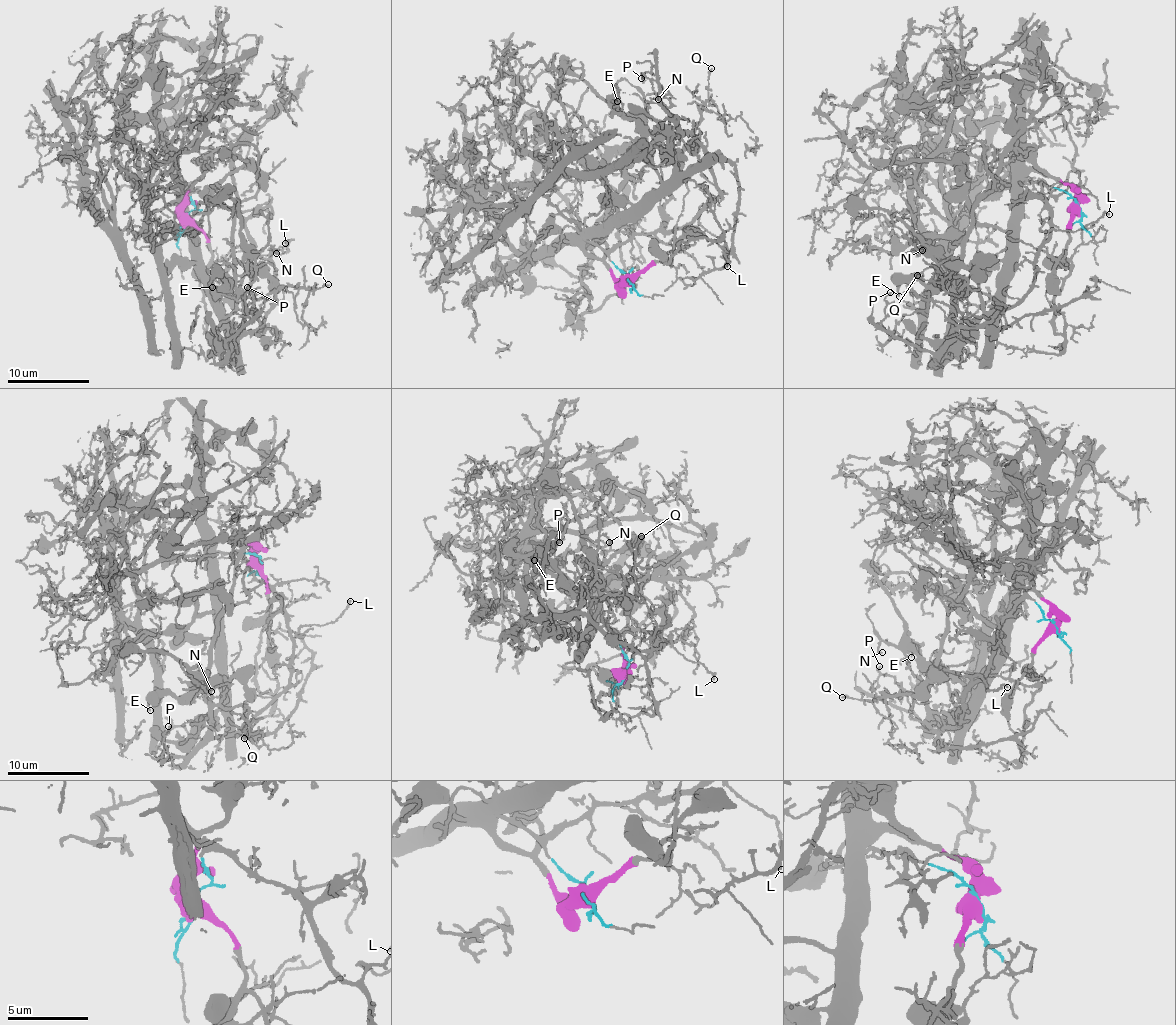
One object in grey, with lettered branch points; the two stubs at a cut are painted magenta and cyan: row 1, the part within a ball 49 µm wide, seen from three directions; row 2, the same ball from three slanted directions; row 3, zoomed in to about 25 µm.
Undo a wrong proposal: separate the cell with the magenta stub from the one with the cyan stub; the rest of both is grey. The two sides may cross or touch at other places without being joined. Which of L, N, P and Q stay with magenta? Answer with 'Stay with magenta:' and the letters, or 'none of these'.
Stay with magenta: none of these

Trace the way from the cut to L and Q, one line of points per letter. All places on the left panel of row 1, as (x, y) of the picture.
L: (187, 218), (189, 194), (201, 193), (239, 218), (266, 258), (272, 249), (287, 253), (284, 242)
Q: (187, 218), (189, 194), (228, 207), (274, 268), (274, 297), (256, 332), (246, 331), (248, 297), (329, 284)

